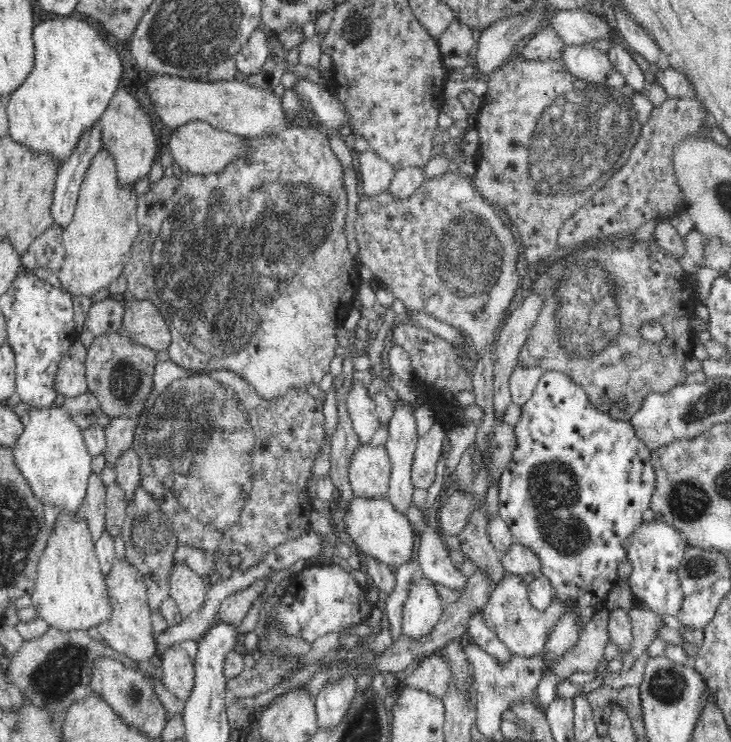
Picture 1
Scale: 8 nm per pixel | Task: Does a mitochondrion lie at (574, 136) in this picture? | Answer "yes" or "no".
yes

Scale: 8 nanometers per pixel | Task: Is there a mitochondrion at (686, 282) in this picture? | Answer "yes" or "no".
no

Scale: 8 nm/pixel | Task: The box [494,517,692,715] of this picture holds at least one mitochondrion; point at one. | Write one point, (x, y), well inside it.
(667, 686)

